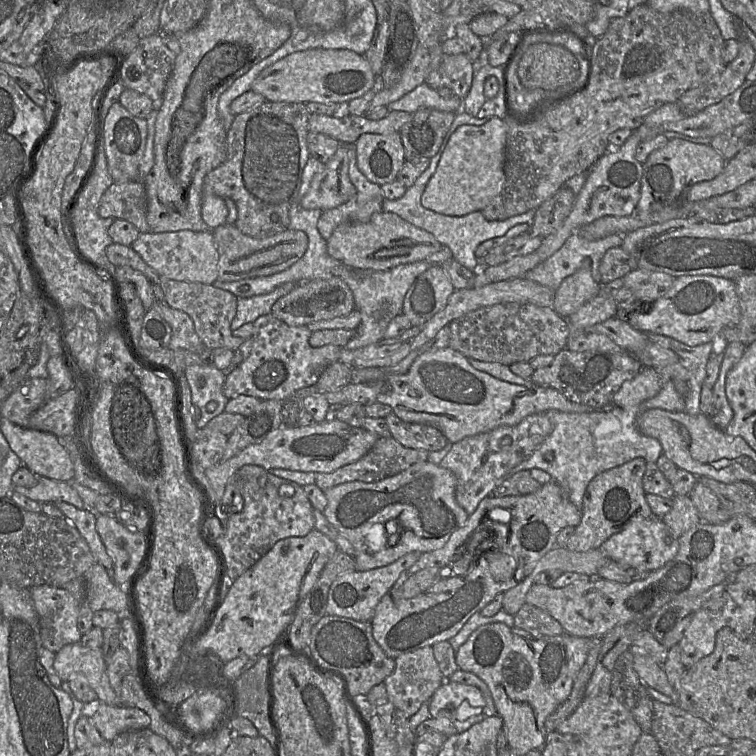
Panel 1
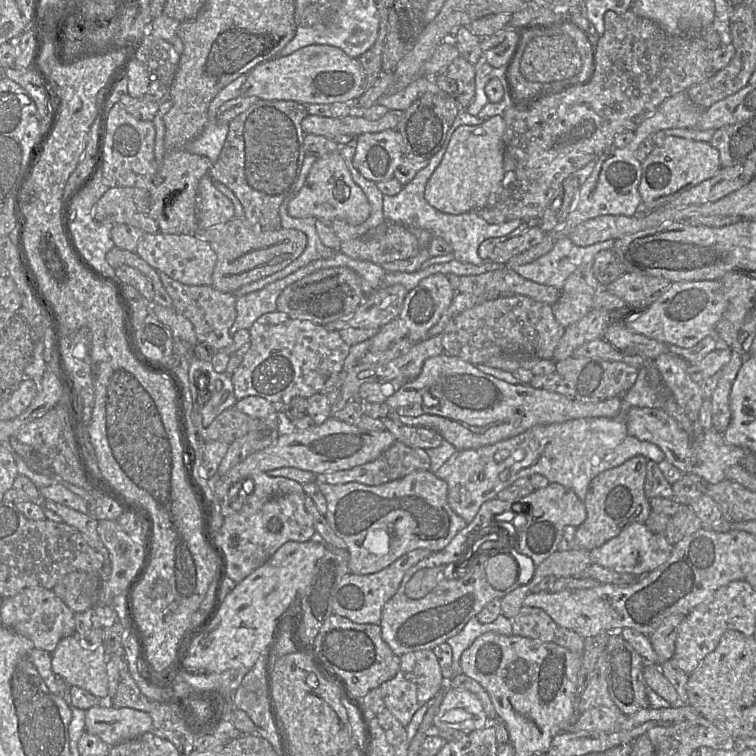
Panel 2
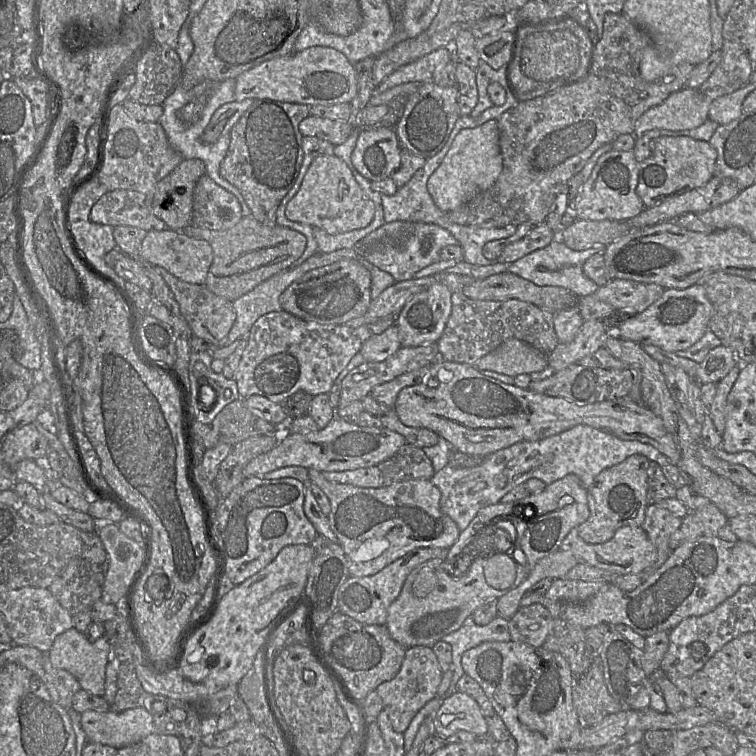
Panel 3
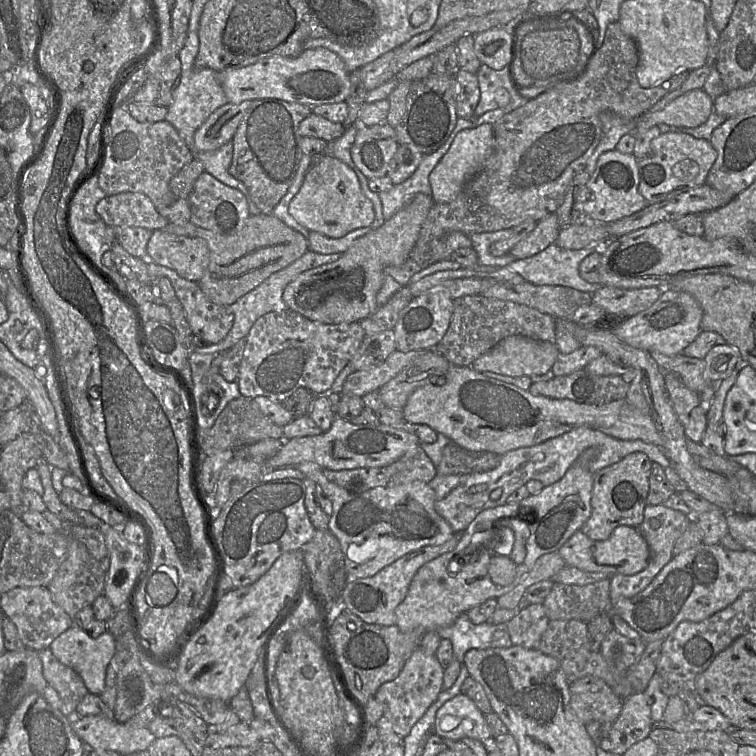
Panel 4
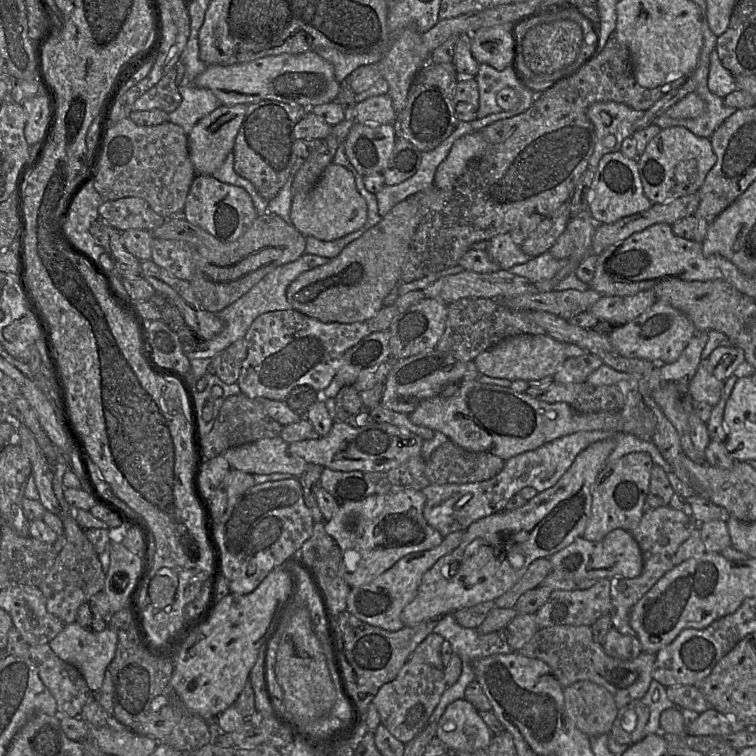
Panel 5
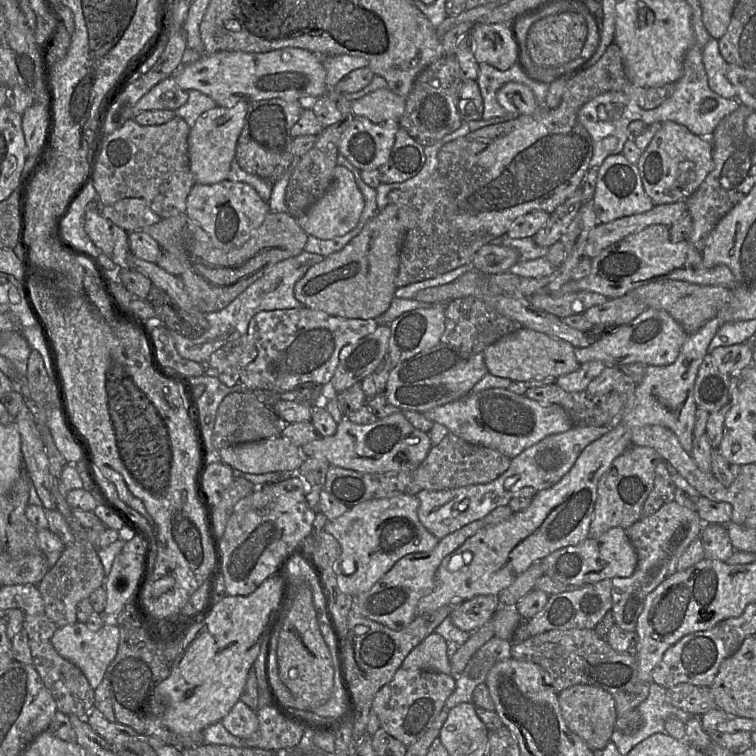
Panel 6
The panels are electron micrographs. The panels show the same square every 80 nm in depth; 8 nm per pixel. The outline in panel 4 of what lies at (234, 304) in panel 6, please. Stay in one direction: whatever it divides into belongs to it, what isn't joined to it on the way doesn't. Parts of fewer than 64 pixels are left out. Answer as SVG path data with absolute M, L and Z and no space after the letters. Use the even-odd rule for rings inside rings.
M307 250L300 258L298 258L288 266L282 268L281 270L272 273L256 288L249 291L248 293L237 299L234 303L227 306L229 310L232 312L234 320L230 331L227 333L227 335L222 341L216 344L208 344L206 347L203 348L194 348L191 349L191 351L200 354L211 354L211 353L217 353L219 351L228 350L238 340L245 338L247 336L252 325L256 322L258 318L272 311L284 311L288 309L287 305L283 301L282 294L285 286L290 281L292 281L297 275L309 269L321 266L323 264L334 262L337 259L339 259L341 255L342 255L341 253L321 254Z

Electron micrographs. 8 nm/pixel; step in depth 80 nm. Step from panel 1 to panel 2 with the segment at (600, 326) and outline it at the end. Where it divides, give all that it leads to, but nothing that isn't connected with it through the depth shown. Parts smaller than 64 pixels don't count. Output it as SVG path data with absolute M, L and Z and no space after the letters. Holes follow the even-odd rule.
M611 323L604 333L604 338L617 349L638 355L644 360L655 360L661 354L670 352L667 344L633 332L626 324Z

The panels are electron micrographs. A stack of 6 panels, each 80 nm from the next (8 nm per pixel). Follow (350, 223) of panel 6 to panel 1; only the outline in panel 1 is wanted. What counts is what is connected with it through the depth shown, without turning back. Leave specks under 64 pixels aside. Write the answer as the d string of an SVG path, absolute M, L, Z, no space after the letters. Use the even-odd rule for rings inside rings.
M340 143L335 154L325 163L324 169L313 176L300 205L304 209L325 211L350 200L355 196L356 188L349 178L348 169L348 146Z

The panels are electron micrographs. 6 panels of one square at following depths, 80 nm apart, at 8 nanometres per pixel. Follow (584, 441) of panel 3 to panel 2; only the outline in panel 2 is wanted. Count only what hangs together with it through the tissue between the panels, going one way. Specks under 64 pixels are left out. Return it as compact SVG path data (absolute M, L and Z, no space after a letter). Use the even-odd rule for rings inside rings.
M639 369L634 386L622 395L625 409L613 418L592 417L550 425L537 425L512 438L475 449L457 450L434 474L448 486L448 504L469 524L481 505L497 498L497 494L517 479L533 474L545 476L549 483L558 483L572 490L584 501L591 481L602 472L620 466L635 456L644 456L660 463L666 459L655 444L641 441L627 432L627 408L661 408L662 398L648 380L649 369Z

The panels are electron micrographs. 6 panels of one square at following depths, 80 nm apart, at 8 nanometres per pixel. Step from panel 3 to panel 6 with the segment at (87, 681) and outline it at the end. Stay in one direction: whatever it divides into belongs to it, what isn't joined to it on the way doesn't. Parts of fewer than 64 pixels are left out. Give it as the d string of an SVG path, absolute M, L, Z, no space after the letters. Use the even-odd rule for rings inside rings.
M106 619L106 623L100 629L92 631L86 623L75 622L58 627L49 641L57 653L77 666L87 678L90 686L96 689L117 653L119 626L113 620Z

